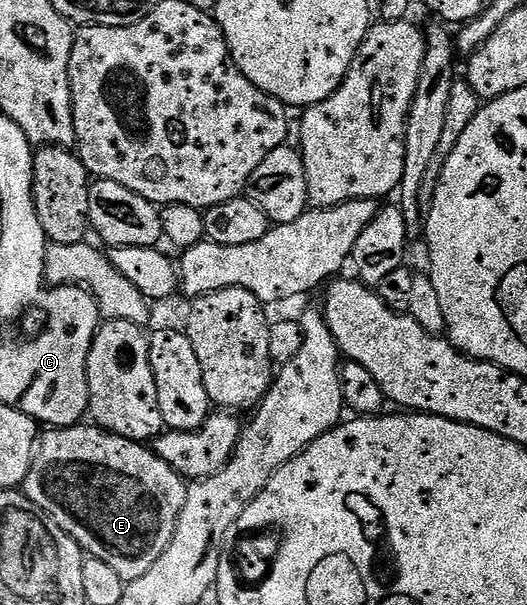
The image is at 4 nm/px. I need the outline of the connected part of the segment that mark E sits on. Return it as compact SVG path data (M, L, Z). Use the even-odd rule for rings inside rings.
M93 423L85 424L49 427L38 436L23 491L27 499L31 499L35 507L43 507L88 556L103 559L103 563L115 567L128 583L151 571L155 559L167 551L183 511L187 481L148 444L108 433Z

